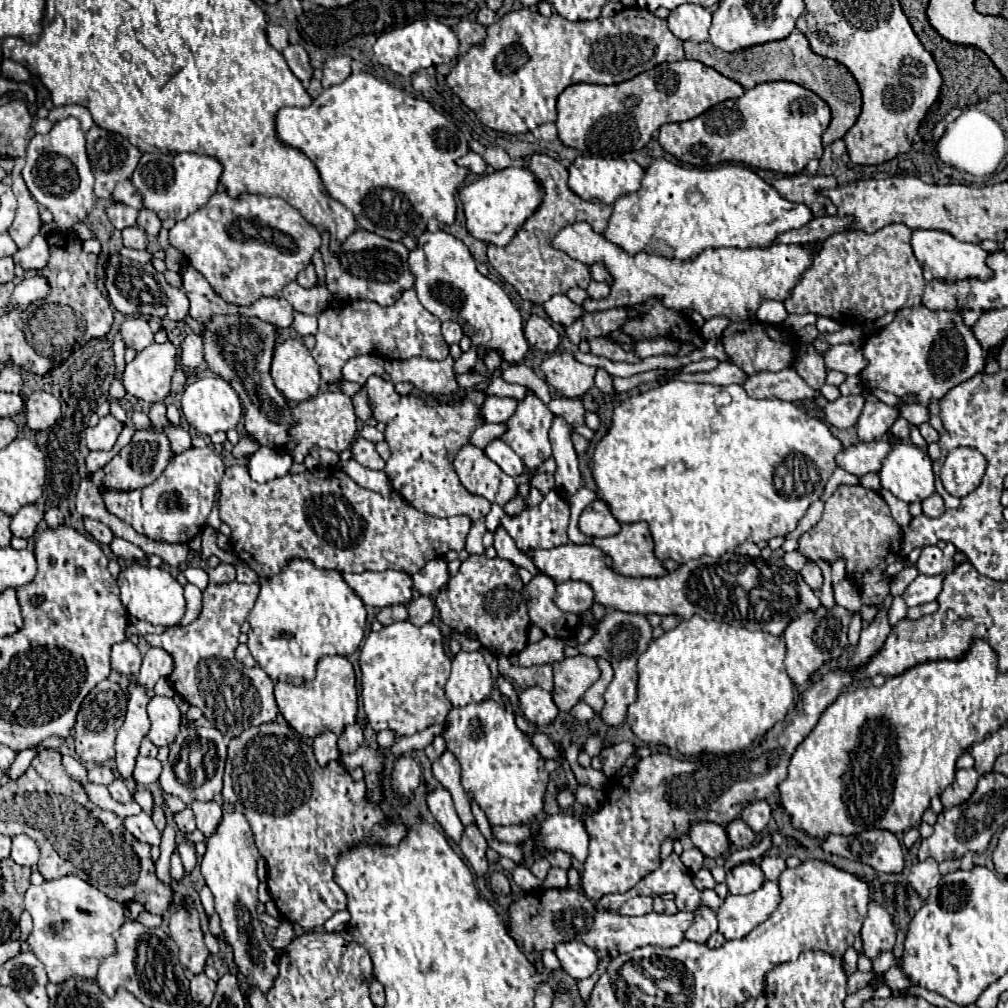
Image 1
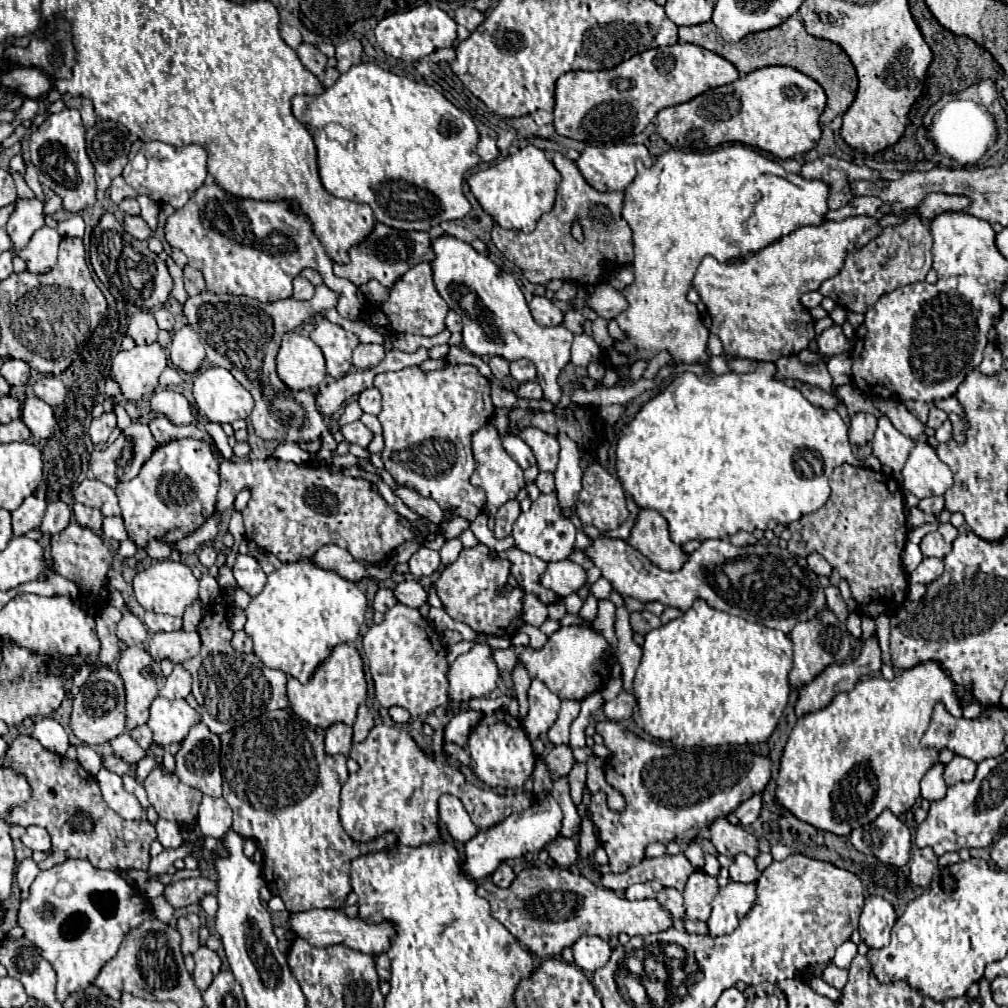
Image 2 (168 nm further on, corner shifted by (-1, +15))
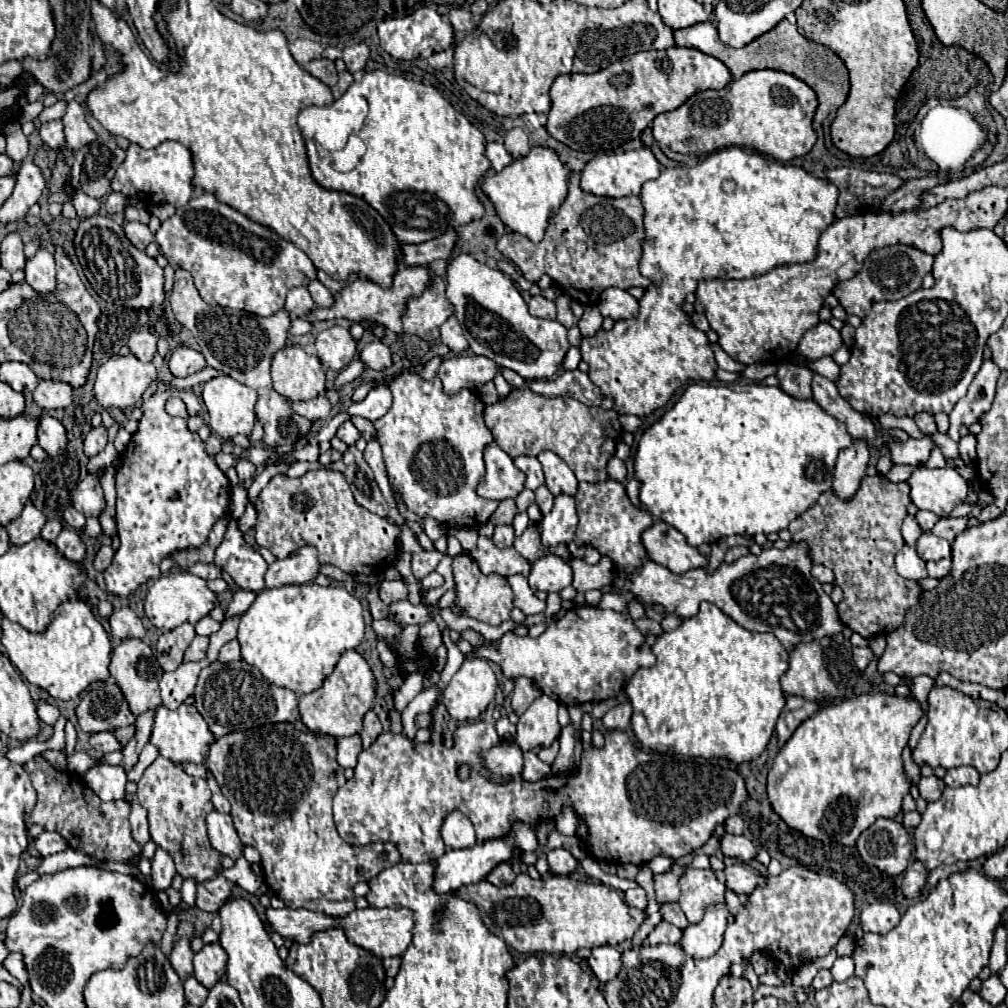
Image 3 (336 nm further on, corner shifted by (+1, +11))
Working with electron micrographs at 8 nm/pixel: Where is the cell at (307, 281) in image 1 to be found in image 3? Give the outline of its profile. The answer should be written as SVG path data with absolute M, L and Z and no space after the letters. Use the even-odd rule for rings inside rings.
M318 279L310 281L308 291L310 291L310 295L312 295L312 299L314 299L316 307L328 309L328 307L332 307L332 305L334 305L334 297L332 297L332 293L330 293L330 291L328 291L328 289L318 281Z

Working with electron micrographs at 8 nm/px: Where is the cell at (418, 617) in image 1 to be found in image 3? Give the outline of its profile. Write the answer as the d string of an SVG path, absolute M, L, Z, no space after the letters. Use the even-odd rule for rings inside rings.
M382 581L380 583L380 599L384 603L394 603L394 601L400 601L400 599L406 599L408 597L408 589L404 585L404 581Z

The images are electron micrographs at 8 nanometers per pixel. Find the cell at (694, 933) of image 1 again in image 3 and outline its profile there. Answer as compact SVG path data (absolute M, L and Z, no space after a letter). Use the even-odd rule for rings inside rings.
M688 867L680 875L678 883L682 891L678 903L682 905L682 911L688 915L690 923L698 923L708 905L725 902L726 886L716 879L714 871L710 869L704 871L704 869ZM706 893L708 893L708 901L706 901ZM698 909L700 913L696 913Z

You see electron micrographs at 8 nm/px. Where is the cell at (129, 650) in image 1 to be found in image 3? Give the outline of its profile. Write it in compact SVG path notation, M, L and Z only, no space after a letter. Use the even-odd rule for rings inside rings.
M126 605L114 609L114 613L110 615L110 629L112 629L110 633L112 633L114 639L128 639L128 637L142 639L144 637L144 625L142 625L142 621Z

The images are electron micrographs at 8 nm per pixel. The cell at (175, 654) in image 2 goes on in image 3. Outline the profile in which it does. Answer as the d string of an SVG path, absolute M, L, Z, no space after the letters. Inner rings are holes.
M194 637L194 641L190 643L190 647L186 649L184 661L202 661L206 657L206 649L208 649L208 637Z

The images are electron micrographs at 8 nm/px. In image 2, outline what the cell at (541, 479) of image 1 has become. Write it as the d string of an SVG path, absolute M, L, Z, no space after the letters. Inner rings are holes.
M540 471L538 473L538 479L536 479L536 485L542 493L550 493L554 491L554 473L548 473L548 471Z

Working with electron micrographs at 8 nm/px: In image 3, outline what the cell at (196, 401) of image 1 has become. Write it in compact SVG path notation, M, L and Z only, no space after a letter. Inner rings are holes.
M220 375L220 377L204 383L202 401L204 401L208 415L210 415L212 433L220 435L222 439L232 439L236 435L250 435L252 433L252 427L256 423L256 413L254 413L256 391L254 389L242 385L240 381L228 377L228 375Z

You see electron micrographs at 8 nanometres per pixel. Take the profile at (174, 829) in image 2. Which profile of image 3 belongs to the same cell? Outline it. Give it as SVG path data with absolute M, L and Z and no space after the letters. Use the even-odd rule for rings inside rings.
M156 849L156 855L152 859L152 885L156 891L166 891L176 875L174 861L164 853L164 849Z

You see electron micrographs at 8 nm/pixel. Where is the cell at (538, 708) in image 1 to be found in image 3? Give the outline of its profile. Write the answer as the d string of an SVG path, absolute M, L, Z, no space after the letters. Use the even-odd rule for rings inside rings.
M542 695L524 711L524 715L520 715L516 743L522 751L530 751L534 747L550 747L558 735L558 703L548 695Z

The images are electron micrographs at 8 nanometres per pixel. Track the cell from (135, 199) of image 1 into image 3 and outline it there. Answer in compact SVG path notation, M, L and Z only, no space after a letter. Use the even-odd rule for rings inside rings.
M114 191L108 195L108 199L106 199L106 203L104 203L104 209L106 209L108 215L122 213L124 207L126 207L126 197L124 197L122 193L114 193Z

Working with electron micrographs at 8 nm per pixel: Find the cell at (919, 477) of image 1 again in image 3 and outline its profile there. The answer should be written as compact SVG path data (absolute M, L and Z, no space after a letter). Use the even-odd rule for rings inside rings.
M918 465L908 479L908 485L912 503L938 517L948 517L956 505L964 503L970 491L968 481L952 467L926 469Z

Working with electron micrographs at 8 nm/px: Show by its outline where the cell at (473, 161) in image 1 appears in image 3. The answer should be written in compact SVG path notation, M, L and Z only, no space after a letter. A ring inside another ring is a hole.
M488 143L486 145L486 157L490 159L494 171L502 171L506 165L510 165L514 161L502 143Z

